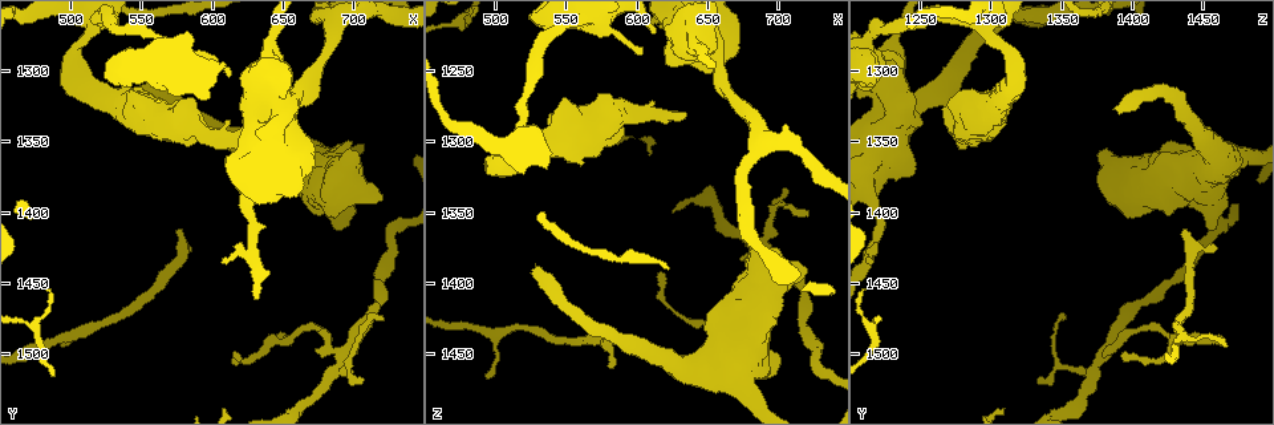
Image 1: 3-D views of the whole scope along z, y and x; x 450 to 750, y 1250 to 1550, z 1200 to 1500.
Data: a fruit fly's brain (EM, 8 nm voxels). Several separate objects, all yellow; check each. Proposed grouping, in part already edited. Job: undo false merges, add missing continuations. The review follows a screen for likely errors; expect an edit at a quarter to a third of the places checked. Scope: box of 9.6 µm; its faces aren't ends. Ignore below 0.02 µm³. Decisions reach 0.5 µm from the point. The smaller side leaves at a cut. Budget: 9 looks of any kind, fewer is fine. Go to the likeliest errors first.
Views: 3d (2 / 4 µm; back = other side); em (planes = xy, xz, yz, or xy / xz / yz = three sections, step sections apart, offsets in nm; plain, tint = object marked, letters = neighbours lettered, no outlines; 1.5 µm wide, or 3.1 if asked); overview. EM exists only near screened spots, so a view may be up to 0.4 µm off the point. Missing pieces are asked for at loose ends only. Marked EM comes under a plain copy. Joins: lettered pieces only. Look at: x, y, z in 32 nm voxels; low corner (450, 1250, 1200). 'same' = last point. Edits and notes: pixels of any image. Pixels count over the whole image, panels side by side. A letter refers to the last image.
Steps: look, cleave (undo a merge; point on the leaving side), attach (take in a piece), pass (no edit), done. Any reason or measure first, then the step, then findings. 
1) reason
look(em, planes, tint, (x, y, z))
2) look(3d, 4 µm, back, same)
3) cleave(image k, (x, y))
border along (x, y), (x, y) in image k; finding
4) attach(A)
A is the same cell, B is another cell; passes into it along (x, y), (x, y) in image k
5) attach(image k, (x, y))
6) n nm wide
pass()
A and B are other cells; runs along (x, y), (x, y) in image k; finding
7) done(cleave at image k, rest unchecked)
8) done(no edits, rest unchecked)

an open end
look(3d, 2 µm, (530, 1330, 1392))

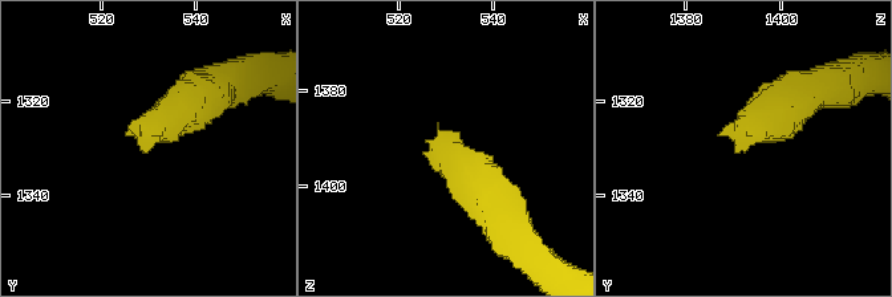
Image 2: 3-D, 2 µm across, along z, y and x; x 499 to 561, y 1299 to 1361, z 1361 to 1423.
shape alone is not enough
look(em, yz, step 4, tint, (529, 1330, 1393))

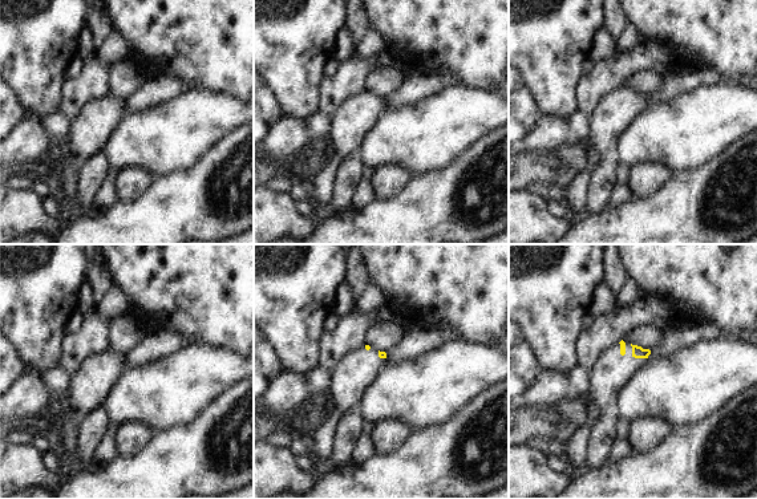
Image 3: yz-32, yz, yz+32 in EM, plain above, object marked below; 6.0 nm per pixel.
see the neighbours
look(em, yz, step 4, letters, same)

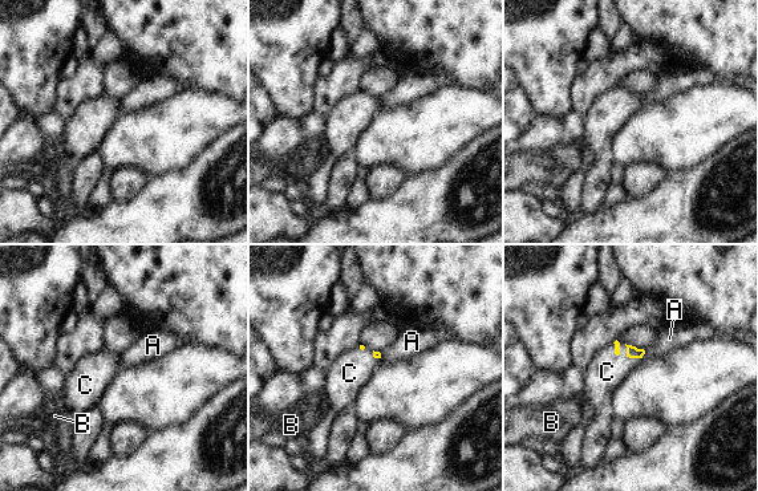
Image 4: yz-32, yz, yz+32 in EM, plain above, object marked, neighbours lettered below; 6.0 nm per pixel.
attach(C)
C is the same cell, A and B are other cells; the neuron continues

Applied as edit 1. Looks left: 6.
redraw
look(overview)

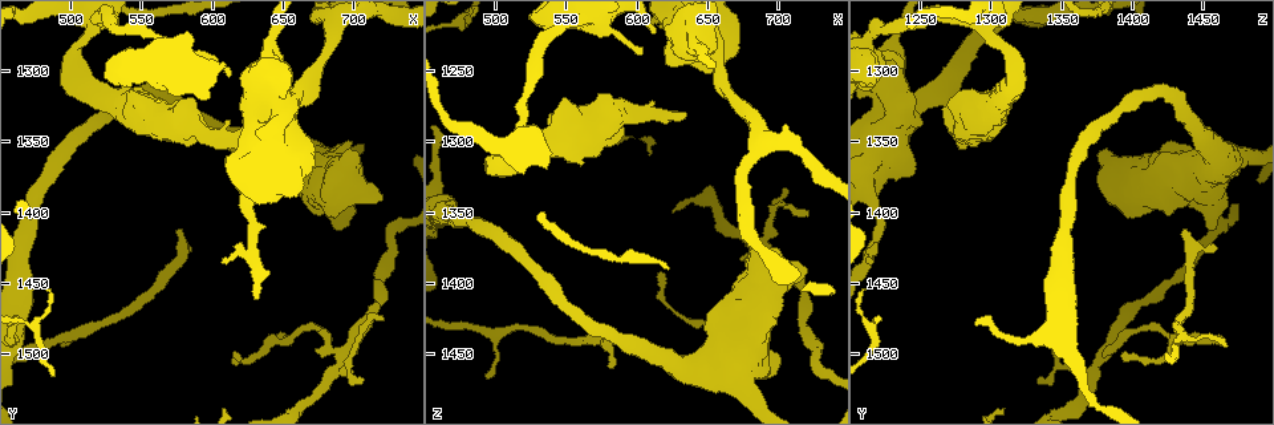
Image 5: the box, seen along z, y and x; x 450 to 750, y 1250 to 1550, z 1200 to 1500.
an open end
look(em, planes, letters, (494, 1492, 1466))

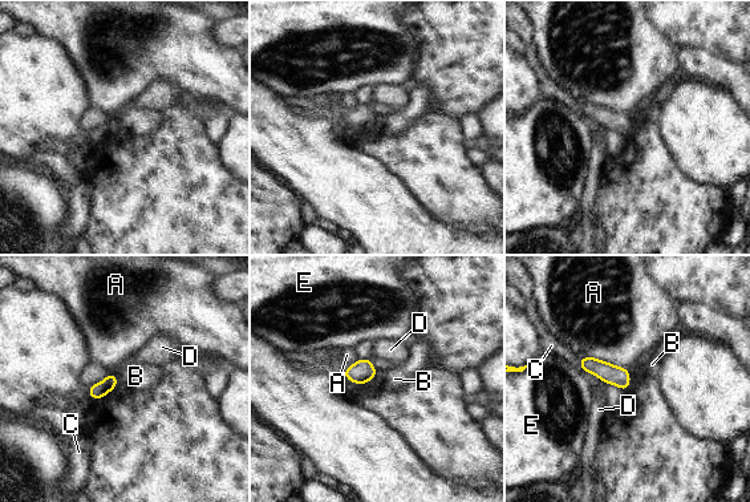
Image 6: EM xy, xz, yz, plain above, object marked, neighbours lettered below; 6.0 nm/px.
90 nm wide
pass()
A, B, C, D and E are other cells; none of them fits

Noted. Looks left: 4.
thin end
look(3d, 4 µm, (702, 1520, 1334))

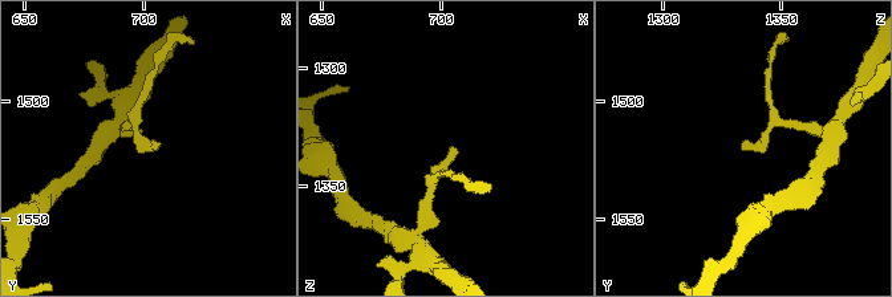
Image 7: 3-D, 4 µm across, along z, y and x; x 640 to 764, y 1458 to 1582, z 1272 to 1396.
look(em, planes, letters, (704, 1520, 1333))

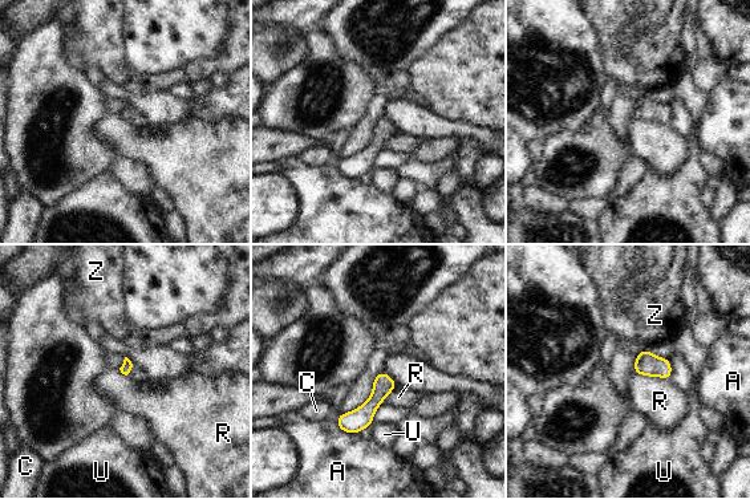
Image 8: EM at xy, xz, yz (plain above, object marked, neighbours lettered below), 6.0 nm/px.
pass()
A, C, R, U and Z are other cells; border along (632, 372), (669, 380) in image 8; no lettered piece goes on from it

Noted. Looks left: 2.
done(attach at image 4, rest unchecked)

